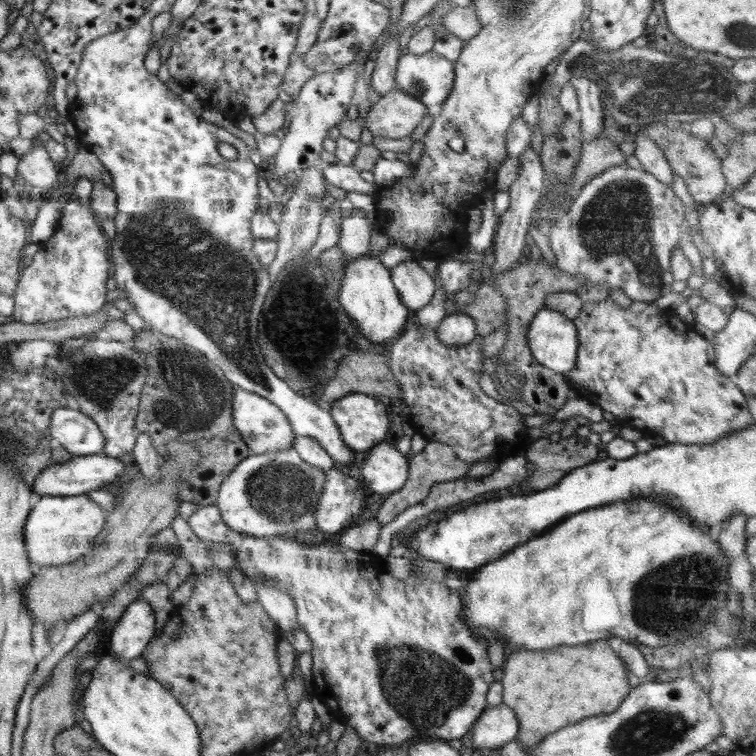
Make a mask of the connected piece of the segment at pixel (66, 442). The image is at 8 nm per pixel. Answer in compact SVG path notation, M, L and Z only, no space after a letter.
M73 405L56 409L51 414L48 433L76 456L102 453L105 445L96 422Z

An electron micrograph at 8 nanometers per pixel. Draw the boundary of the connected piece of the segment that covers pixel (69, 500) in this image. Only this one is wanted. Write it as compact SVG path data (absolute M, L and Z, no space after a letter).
M86 494L76 496L44 496L34 502L26 519L23 537L29 561L47 567L70 564L90 552L93 538L105 525L108 511Z

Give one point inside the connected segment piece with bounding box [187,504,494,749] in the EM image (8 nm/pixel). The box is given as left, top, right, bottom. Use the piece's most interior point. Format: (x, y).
(392, 659)

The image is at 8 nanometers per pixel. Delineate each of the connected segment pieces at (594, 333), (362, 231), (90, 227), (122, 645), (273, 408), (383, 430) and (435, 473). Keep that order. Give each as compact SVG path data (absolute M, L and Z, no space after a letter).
M610 297L597 303L583 303L580 314L577 318L572 319L574 326L577 328L579 338L579 349L577 350L576 366L568 373L563 374L571 390L573 390L580 399L587 399L596 406L599 406L603 411L612 412L616 421L622 420L626 426L640 430L654 430L660 436L663 436L666 443L680 443L687 445L713 445L720 437L727 437L730 433L737 433L739 430L745 429L753 425L755 420L750 414L749 407L745 403L745 395L736 386L736 381L733 378L724 376L718 372L715 362L715 350L713 343L702 337L695 331L692 325L685 321L676 318L676 326L662 325L658 326L658 318L662 316L662 311L654 305L654 301L632 301L629 307L623 308L614 303Z
M361 213L343 216L340 225L340 240L336 246L352 259L368 253L370 232L372 232L371 220L370 215Z
M72 197L64 208L58 221L58 230L53 237L38 244L38 250L32 263L21 271L15 288L15 309L12 318L16 322L47 323L60 319L74 318L79 315L96 314L103 308L106 300L106 280L110 276L110 262L106 252L111 248L111 242L104 238L102 226L92 210L82 205L78 198Z
M138 598L113 626L110 650L122 660L142 656L150 640L156 636L155 618L150 604Z
M238 386L233 396L233 423L252 454L278 452L293 448L295 432L287 416L270 400Z
M350 393L328 407L334 422L338 425L342 440L354 451L366 452L384 441L390 421L386 412L386 401L364 393Z
M428 442L422 452L412 455L412 460L409 461L409 465L409 477L405 485L399 491L393 492L388 498L383 499L380 502L380 510L376 510L375 518L378 519L380 526L384 526L391 520L394 520L400 512L406 510L409 506L414 506L414 504L418 504L421 500L424 500L434 483L464 477L466 472L475 464L460 460L451 449L451 446L447 444Z

